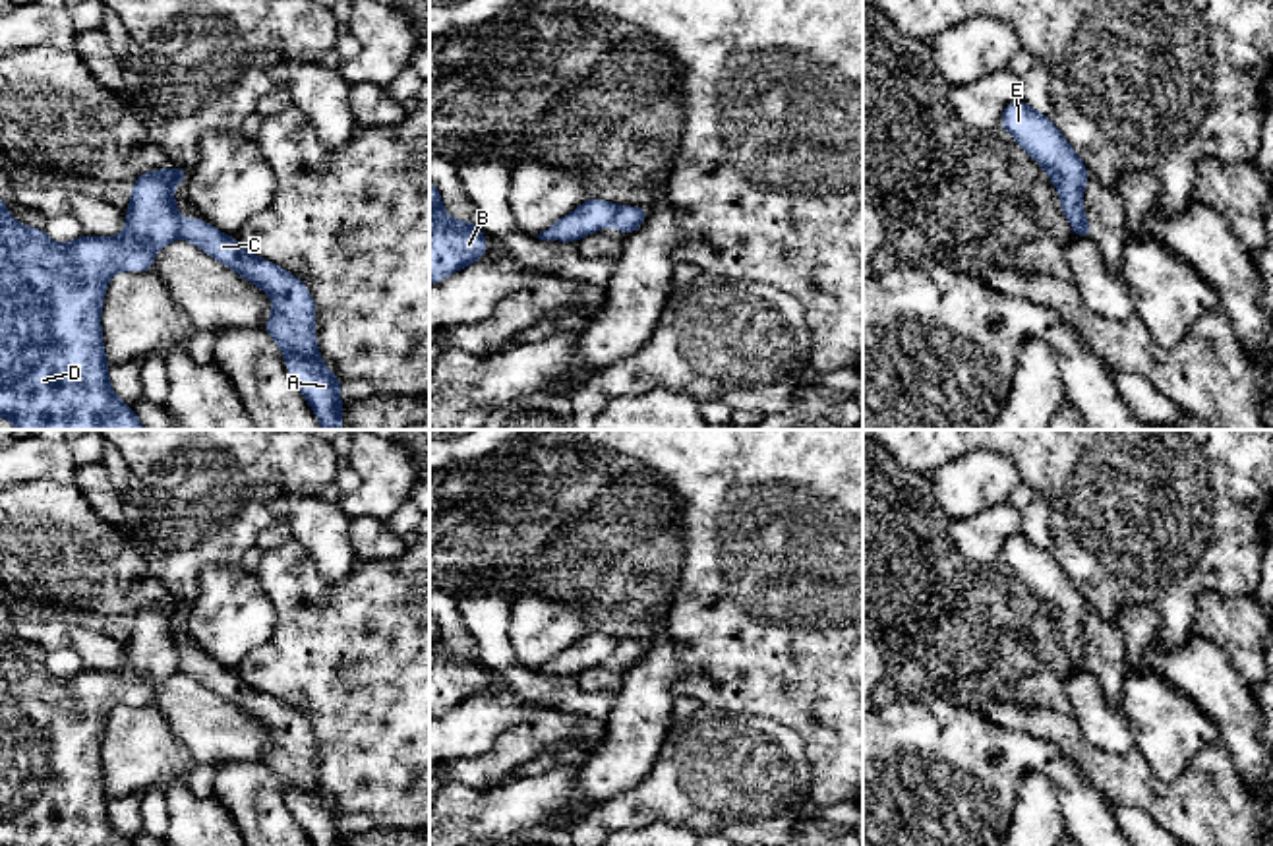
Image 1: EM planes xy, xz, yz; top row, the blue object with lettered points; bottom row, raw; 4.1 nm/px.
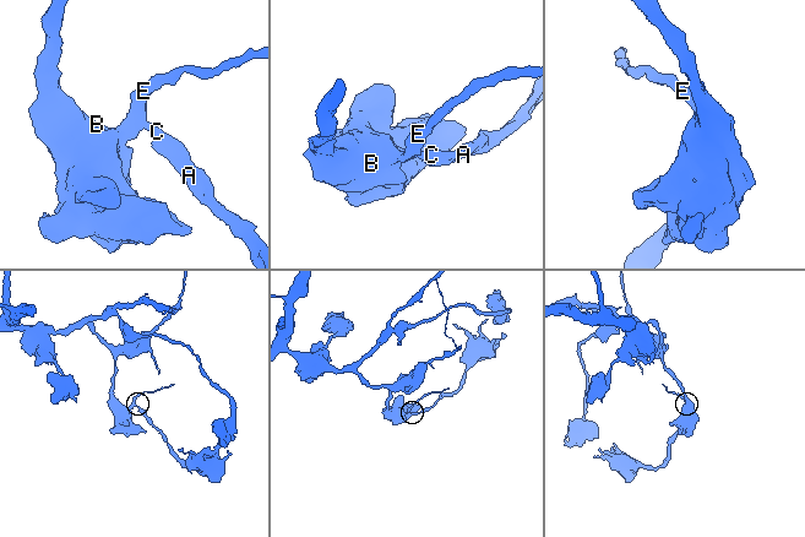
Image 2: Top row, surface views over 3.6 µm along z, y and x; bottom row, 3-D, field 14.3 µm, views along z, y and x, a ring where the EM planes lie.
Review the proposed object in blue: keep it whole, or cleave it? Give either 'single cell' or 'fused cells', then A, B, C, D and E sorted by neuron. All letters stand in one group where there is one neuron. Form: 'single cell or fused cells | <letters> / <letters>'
fused cells | A C / B D E

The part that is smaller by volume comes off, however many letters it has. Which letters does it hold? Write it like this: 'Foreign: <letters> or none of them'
Foreign: A, C

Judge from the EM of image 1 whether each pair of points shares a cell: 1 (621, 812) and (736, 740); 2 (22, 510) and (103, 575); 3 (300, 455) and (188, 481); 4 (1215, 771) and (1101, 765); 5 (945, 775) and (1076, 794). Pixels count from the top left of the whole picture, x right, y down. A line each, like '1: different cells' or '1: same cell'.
1: same cell
2: same cell
3: same cell
4: same cell
5: same cell

